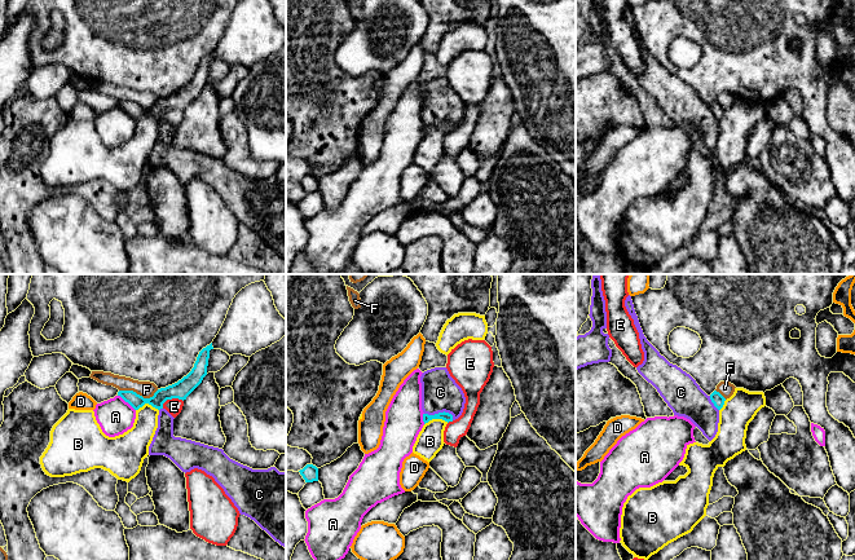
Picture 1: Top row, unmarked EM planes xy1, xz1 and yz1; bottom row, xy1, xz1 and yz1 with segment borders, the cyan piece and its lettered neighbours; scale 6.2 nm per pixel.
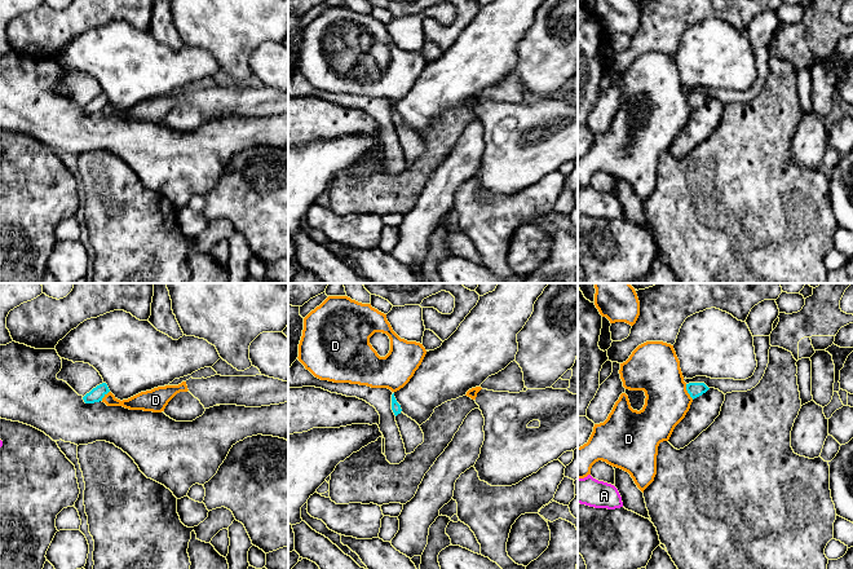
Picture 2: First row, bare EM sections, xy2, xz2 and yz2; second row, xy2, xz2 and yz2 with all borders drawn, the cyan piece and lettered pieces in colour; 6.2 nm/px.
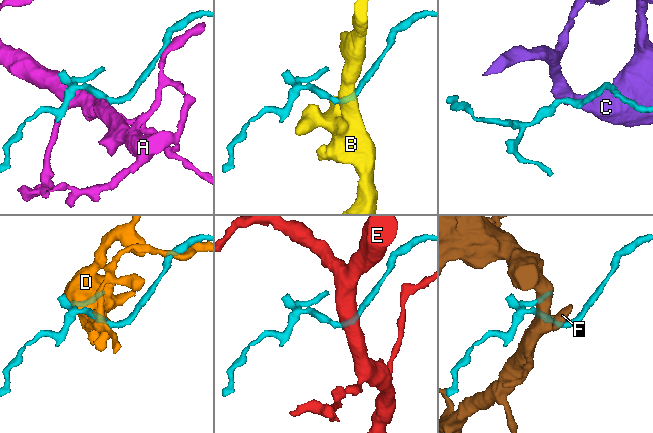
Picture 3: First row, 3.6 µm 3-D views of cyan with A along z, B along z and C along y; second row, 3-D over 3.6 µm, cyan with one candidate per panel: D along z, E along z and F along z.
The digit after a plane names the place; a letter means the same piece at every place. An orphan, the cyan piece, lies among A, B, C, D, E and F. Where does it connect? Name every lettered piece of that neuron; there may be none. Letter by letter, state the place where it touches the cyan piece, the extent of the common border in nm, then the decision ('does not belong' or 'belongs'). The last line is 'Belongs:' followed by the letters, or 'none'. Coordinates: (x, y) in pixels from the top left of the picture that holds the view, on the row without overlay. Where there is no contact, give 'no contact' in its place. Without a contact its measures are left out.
A: xy1 (127, 111) | 150 nm | does not belong
B: xz1 (436, 128) | 150 nm | does not belong
C: xz1 (440, 123) | 190 nm | does not belong
D: yz2 (688, 102) | 110 nm | does not belong
E: xy1 (171, 109) | 140 nm | does not belong
F: xy1 (139, 105) | 240 nm | does not belong
Belongs: none

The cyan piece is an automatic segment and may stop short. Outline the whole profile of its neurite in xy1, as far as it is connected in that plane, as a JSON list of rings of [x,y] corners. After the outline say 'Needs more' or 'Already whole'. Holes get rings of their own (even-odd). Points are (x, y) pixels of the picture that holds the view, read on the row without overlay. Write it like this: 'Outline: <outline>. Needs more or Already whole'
Outline: [[[212,53],[199,62],[194,78],[186,87],[172,96],[158,100],[150,109],[144,109],[133,101],[119,101],[118,106],[128,113],[135,120],[138,120],[145,114],[160,120],[167,110],[179,109],[184,111],[207,85],[211,59],[213,59]]]. Already whole

